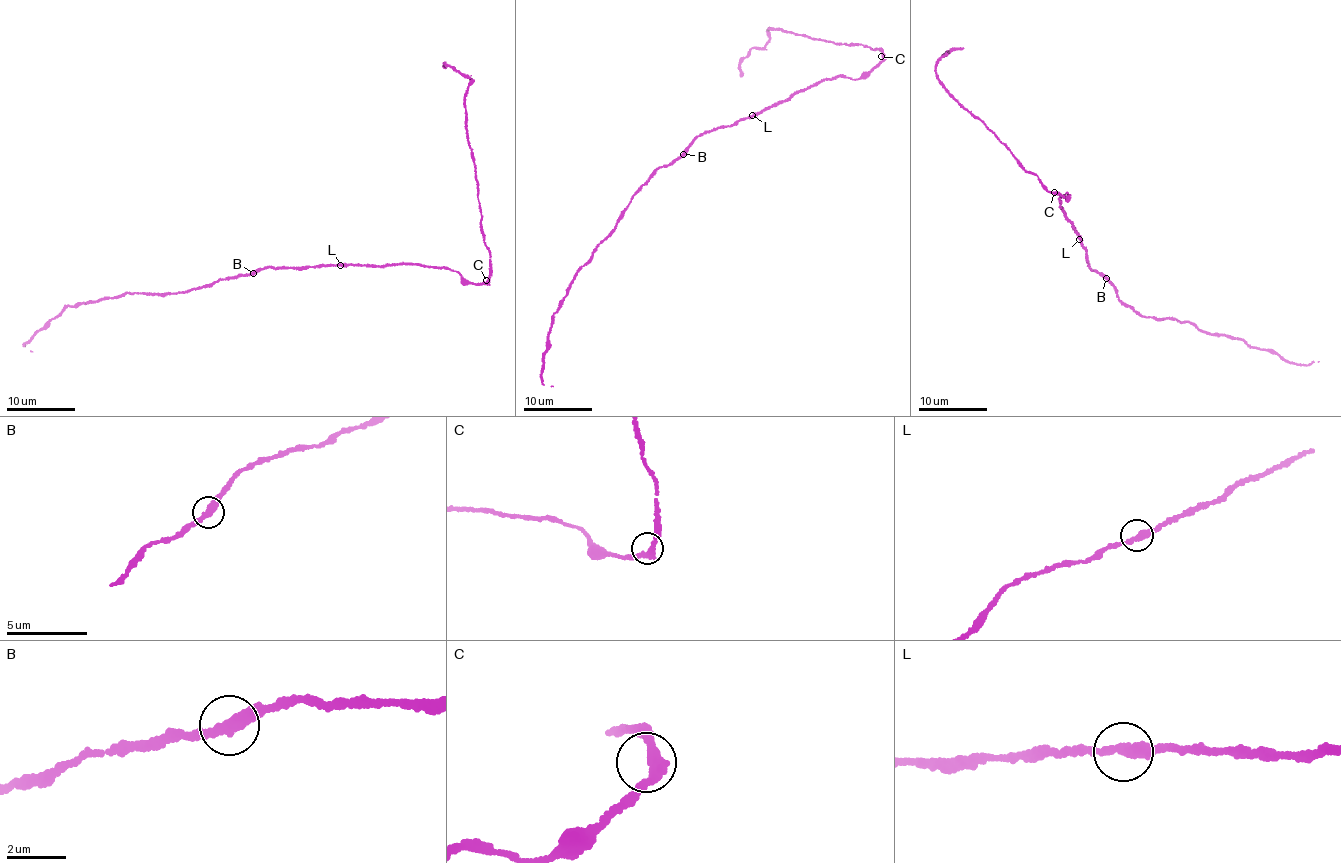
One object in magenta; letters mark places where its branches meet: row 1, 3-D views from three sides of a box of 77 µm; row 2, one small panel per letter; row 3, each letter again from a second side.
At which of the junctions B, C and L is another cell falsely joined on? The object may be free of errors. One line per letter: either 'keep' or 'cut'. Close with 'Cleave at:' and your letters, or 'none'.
B: keep
C: keep
L: keep
Cleave at: none

